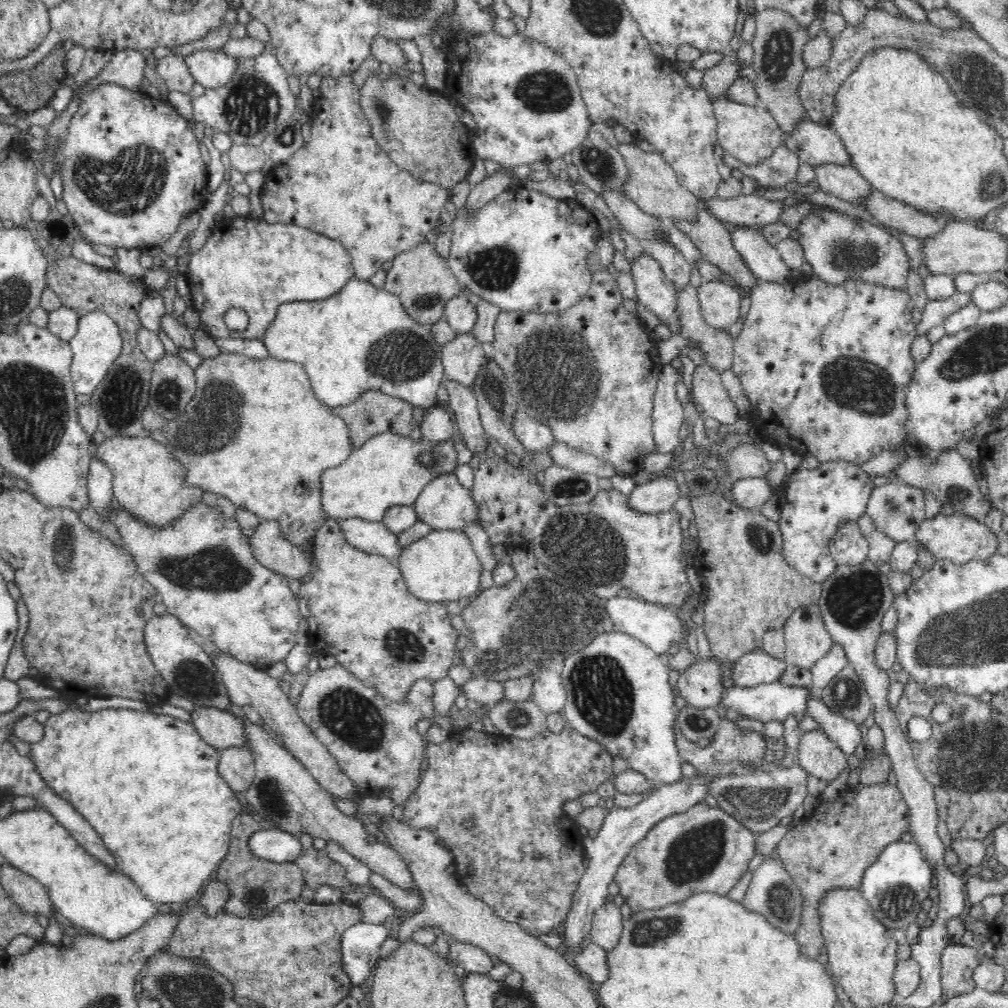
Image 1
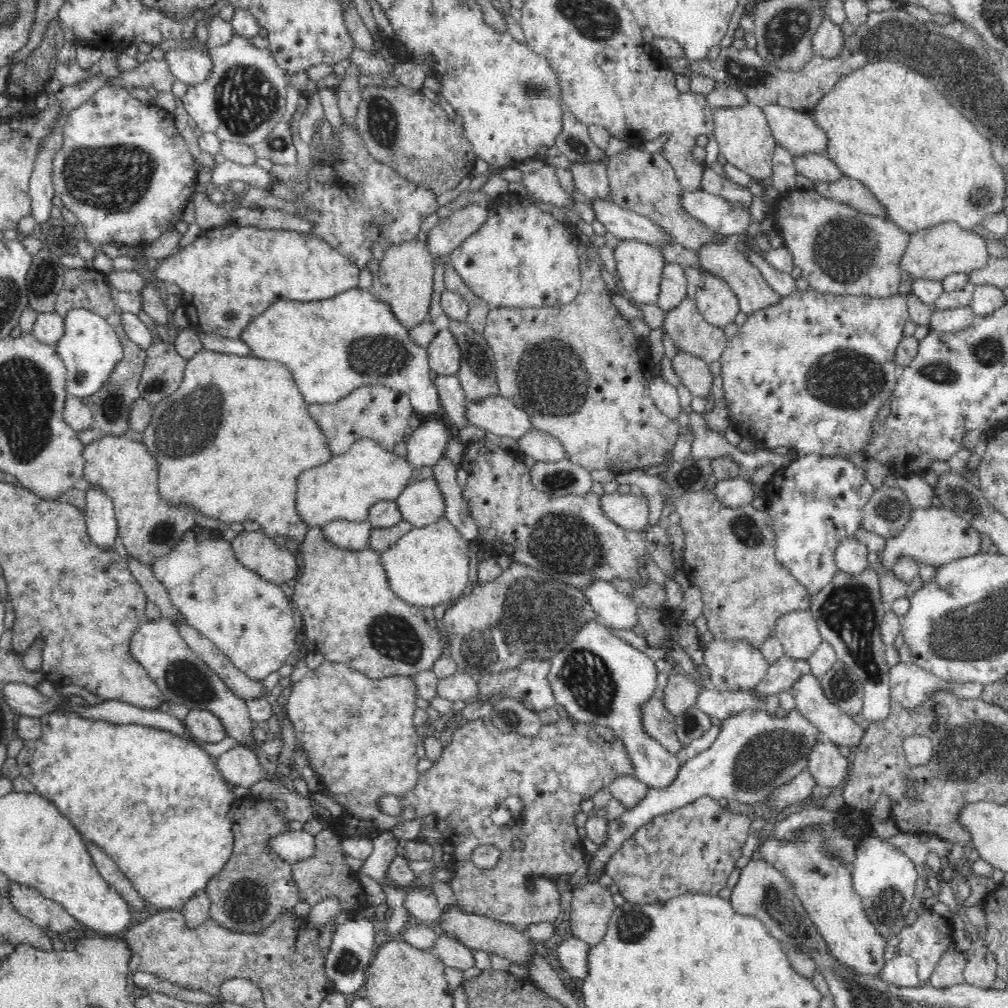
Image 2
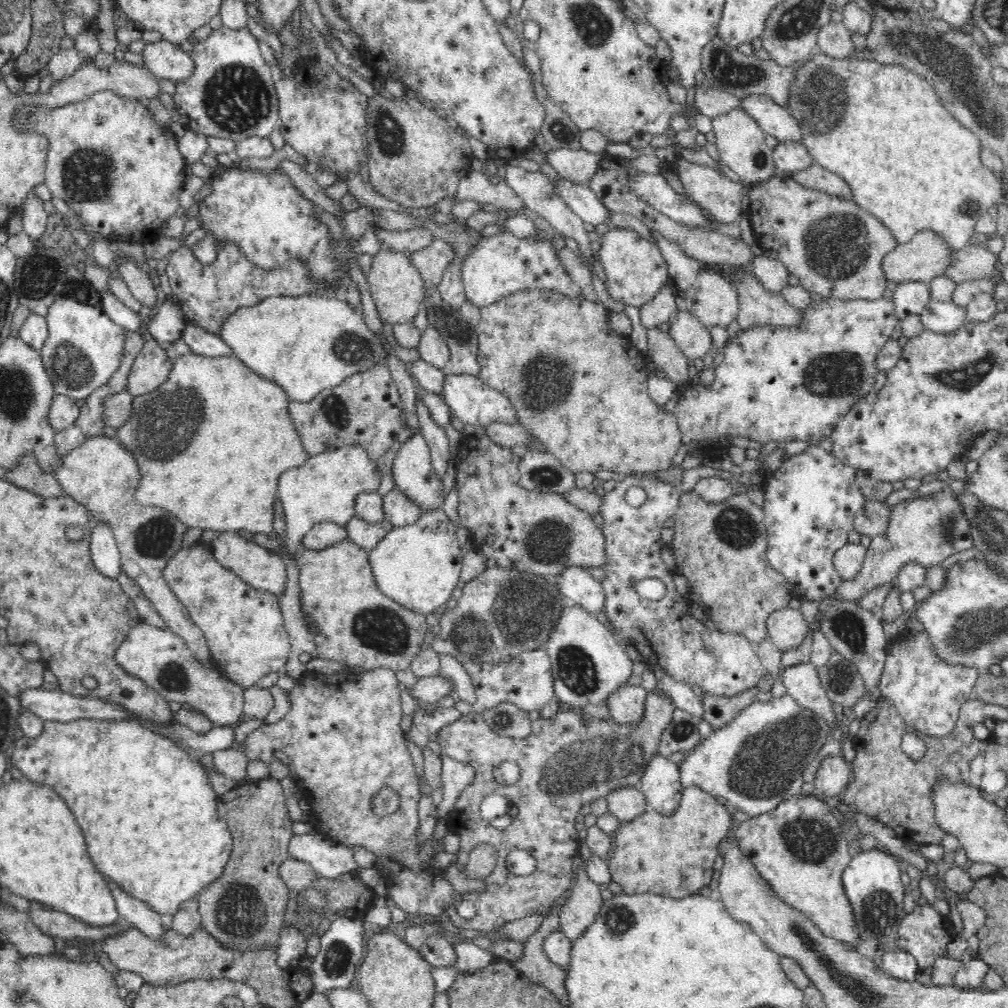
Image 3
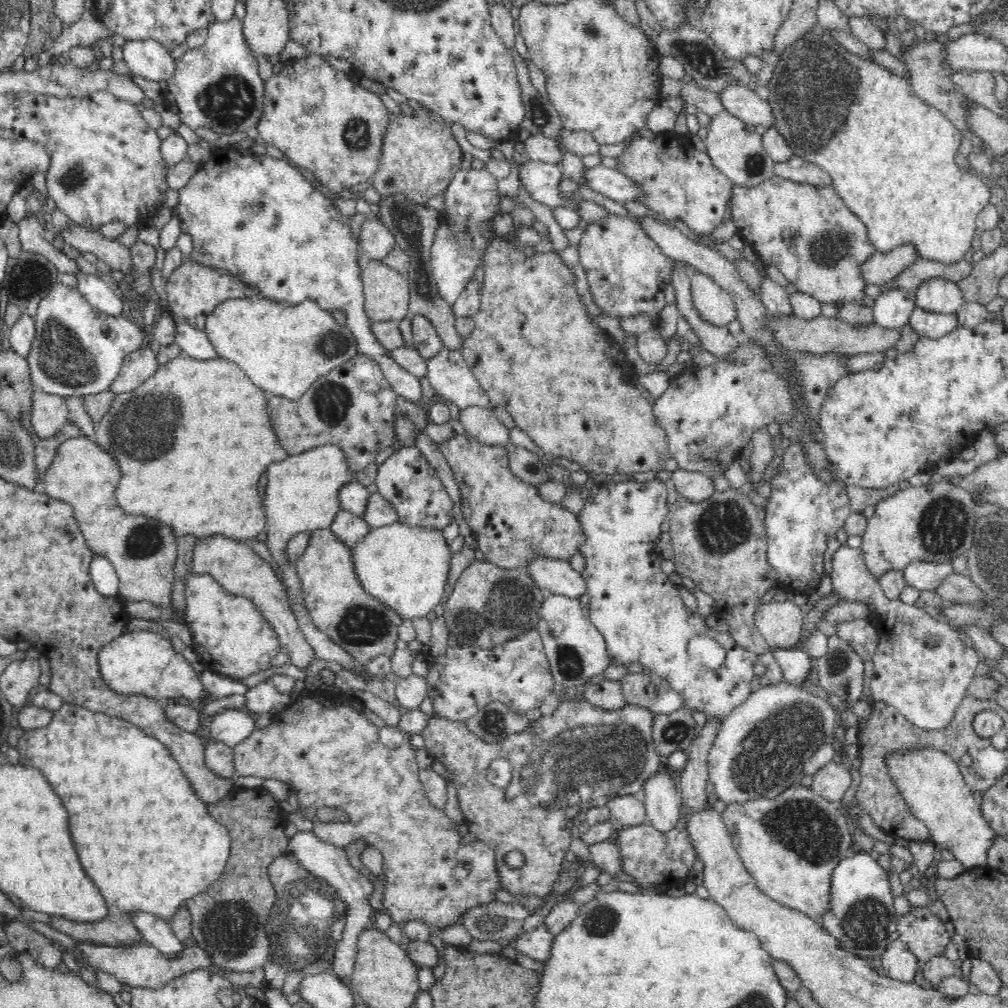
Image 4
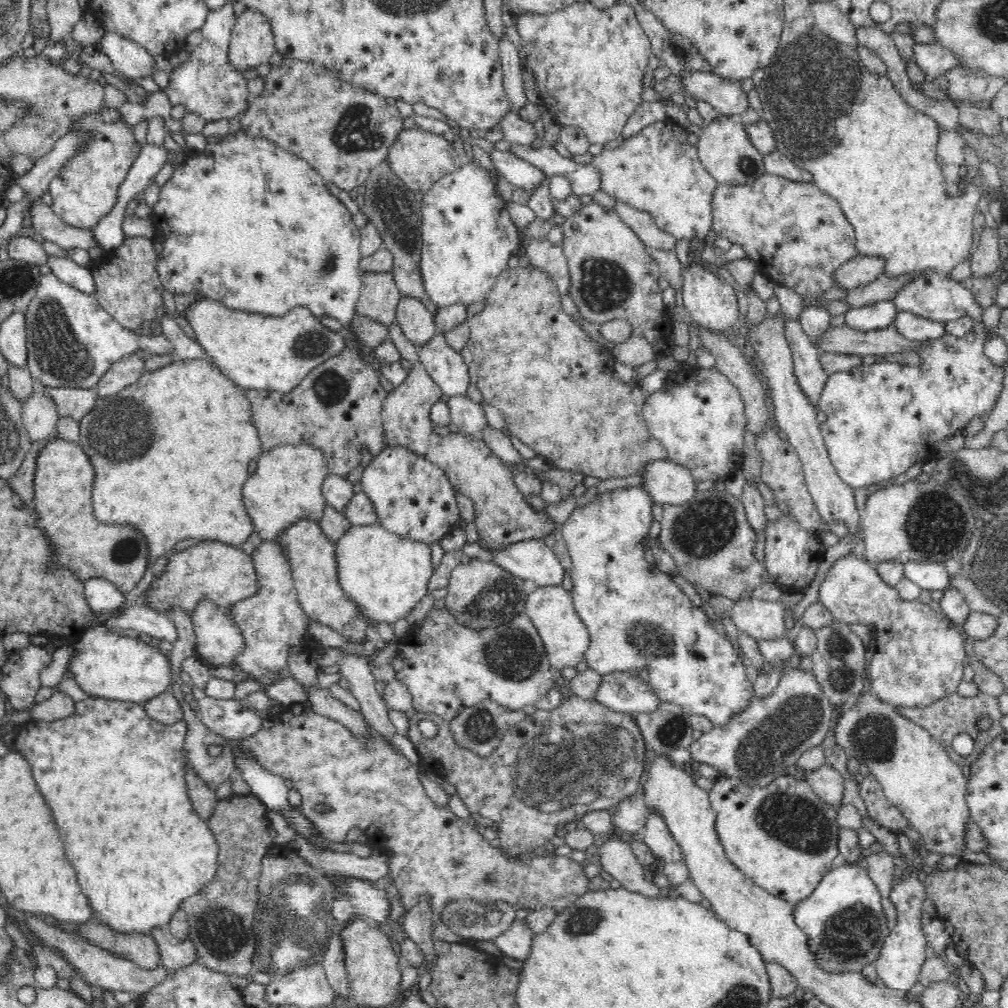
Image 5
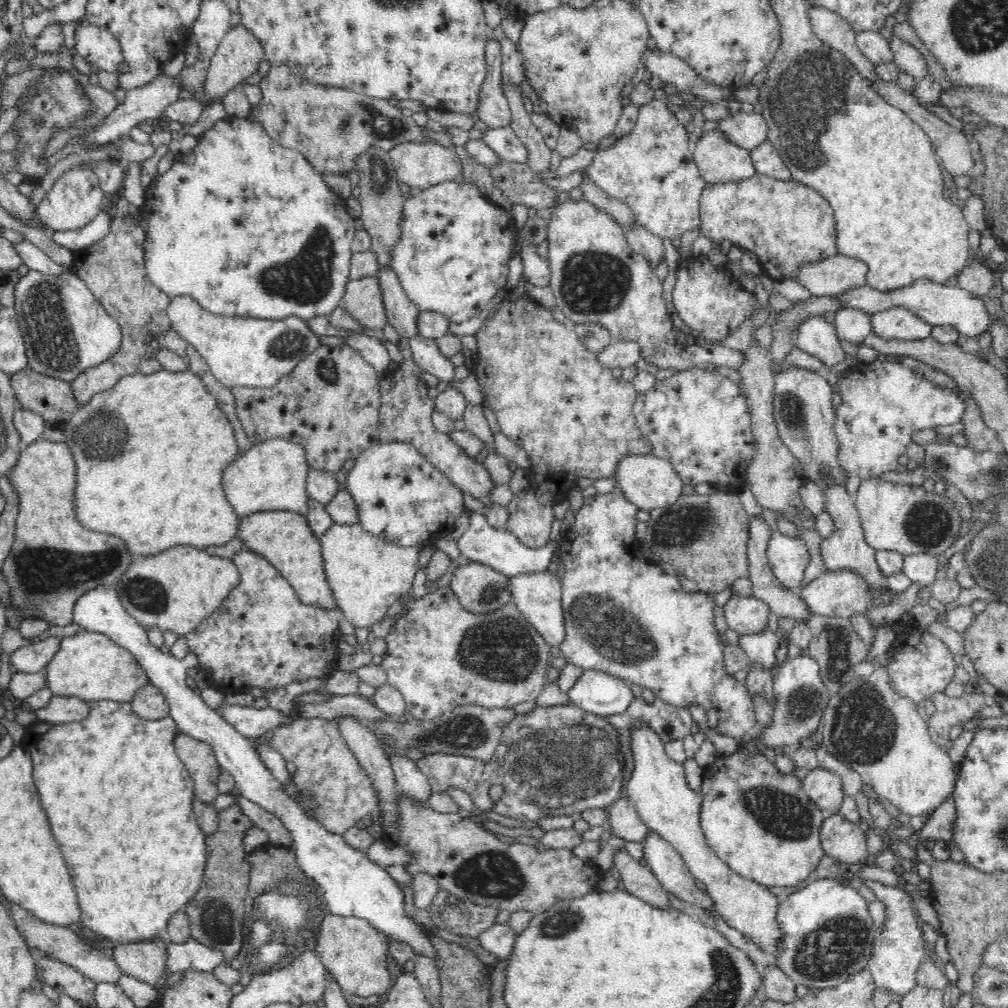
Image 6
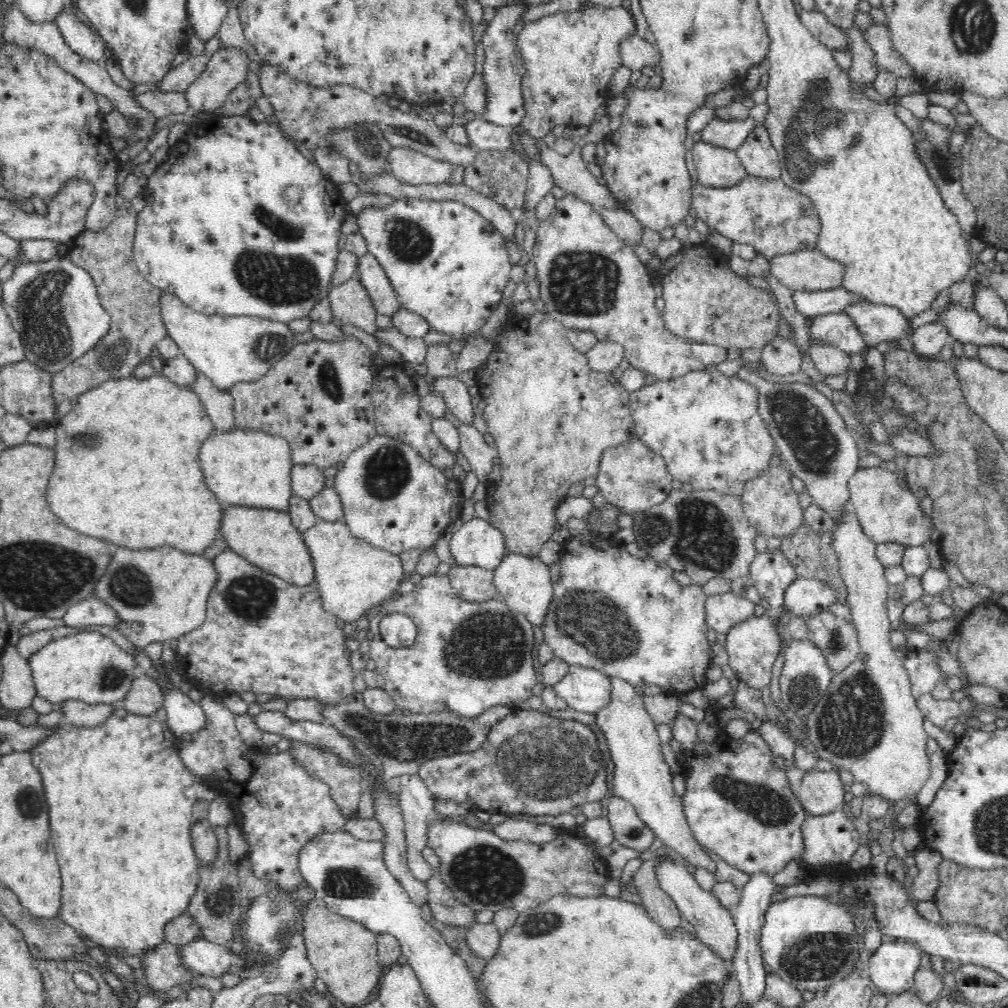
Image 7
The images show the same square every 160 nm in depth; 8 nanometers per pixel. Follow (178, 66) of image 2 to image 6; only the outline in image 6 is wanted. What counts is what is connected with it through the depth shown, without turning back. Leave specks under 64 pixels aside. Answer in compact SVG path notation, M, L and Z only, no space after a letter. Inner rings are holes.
M79 21L75 32L74 50L90 64L96 64L100 70L118 72L122 64L122 49L110 31L98 25Z

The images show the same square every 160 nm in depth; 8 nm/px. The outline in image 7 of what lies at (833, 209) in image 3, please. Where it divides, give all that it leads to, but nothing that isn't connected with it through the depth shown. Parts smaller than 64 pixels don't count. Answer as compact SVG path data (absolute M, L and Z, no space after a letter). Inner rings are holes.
M746 175L744 180L728 188L714 188L697 184L692 192L692 208L697 218L706 222L711 230L726 236L734 243L751 246L764 262L779 253L798 252L799 249L815 248L819 232L819 218L810 198L800 195L798 191L786 186L782 178L765 179Z

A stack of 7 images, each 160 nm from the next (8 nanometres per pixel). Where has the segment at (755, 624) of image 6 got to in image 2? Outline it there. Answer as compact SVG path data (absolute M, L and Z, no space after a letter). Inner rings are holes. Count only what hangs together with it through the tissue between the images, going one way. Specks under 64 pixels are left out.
M798 609L778 617L774 635L778 637L784 656L808 660L822 638L818 623L810 610Z

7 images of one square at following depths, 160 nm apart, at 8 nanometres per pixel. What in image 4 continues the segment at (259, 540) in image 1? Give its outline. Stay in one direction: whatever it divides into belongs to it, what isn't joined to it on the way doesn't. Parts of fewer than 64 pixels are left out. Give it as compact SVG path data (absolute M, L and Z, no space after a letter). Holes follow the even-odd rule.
M224 535L202 537L194 546L189 574L191 576L210 575L227 594L238 596L254 604L255 608L258 608L263 617L273 626L280 644L290 656L291 664L297 668L306 668L316 658L314 649L308 644L290 609L284 585L276 577L272 566L245 541L231 539Z

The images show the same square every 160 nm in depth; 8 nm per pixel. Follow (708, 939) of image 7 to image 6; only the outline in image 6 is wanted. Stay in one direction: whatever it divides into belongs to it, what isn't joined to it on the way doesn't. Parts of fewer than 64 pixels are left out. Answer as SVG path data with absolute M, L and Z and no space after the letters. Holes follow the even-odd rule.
M650 832L642 844L643 856L664 890L700 908L701 922L705 926L714 926L711 913L716 911L716 908L713 906L713 900L708 893L696 887L697 881L692 877L678 851L658 835Z

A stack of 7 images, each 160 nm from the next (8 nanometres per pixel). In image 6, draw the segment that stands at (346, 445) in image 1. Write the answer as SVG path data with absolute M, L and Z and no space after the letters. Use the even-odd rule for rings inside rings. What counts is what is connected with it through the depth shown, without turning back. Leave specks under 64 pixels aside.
M162 369L152 374L144 375L136 372L123 376L112 388L92 396L85 406L79 406L78 410L65 422L65 443L66 447L70 448L71 457L76 466L73 514L78 516L82 526L90 528L91 531L120 536L126 542L126 547L132 555L142 555L143 557L157 555L178 545L192 546L202 550L207 546L226 544L237 537L235 532L238 529L239 516L227 502L226 495L222 494L222 484L218 484L218 480L222 480L222 476L218 476L218 468L222 468L222 464L232 462L239 452L236 437L234 437L234 427L232 427L230 419L226 417L226 413L220 409L217 399L207 392L207 385L201 380L200 375L196 375L188 369L182 372L170 372Z

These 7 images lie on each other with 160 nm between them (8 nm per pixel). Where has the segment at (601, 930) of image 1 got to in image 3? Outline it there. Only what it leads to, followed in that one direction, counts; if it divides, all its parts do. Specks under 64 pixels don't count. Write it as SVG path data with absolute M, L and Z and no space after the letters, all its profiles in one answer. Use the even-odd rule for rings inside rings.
M575 880L570 886L568 897L560 904L559 930L574 941L595 920L603 902L600 885L590 880Z

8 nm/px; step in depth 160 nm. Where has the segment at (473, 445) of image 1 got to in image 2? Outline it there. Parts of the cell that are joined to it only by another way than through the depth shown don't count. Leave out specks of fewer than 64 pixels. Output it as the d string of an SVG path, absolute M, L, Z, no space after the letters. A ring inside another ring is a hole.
M438 374L434 384L439 393L442 410L450 420L450 426L457 429L466 428L469 425L466 419L467 397L457 375Z

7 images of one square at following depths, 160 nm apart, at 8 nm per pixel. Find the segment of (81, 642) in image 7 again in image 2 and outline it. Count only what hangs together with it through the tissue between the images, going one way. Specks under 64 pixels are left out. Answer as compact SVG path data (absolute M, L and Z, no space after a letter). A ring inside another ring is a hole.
M160 618L145 620L132 634L127 652L148 676L158 685L166 701L184 704L189 709L210 711L218 717L228 736L243 746L254 746L252 719L243 698L229 686L198 656L178 634L178 628L169 620Z

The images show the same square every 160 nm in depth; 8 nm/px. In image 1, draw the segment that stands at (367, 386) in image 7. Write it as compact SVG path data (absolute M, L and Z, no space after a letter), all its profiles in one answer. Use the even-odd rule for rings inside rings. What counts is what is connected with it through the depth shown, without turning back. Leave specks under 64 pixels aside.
M379 391L364 392L358 399L348 405L331 408L331 414L342 418L348 432L352 448L358 448L373 436L382 433L394 433L408 436L408 431L414 428L412 424L413 405L397 397L387 396Z

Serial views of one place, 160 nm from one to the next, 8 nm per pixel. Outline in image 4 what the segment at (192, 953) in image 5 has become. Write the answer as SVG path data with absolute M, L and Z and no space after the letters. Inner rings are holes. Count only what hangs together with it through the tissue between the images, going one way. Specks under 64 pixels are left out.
M142 912L132 914L131 917L145 942L170 960L178 959L178 956L186 950L189 943L182 942L175 936L168 920Z

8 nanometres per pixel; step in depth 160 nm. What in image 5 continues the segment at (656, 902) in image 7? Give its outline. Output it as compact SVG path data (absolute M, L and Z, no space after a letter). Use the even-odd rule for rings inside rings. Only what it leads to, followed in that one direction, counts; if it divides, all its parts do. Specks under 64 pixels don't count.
M615 838L605 840L597 854L600 855L599 863L602 865L605 876L617 880L621 888L647 897L658 897L663 894L663 890L646 880L644 868L638 863L628 842L621 842Z

